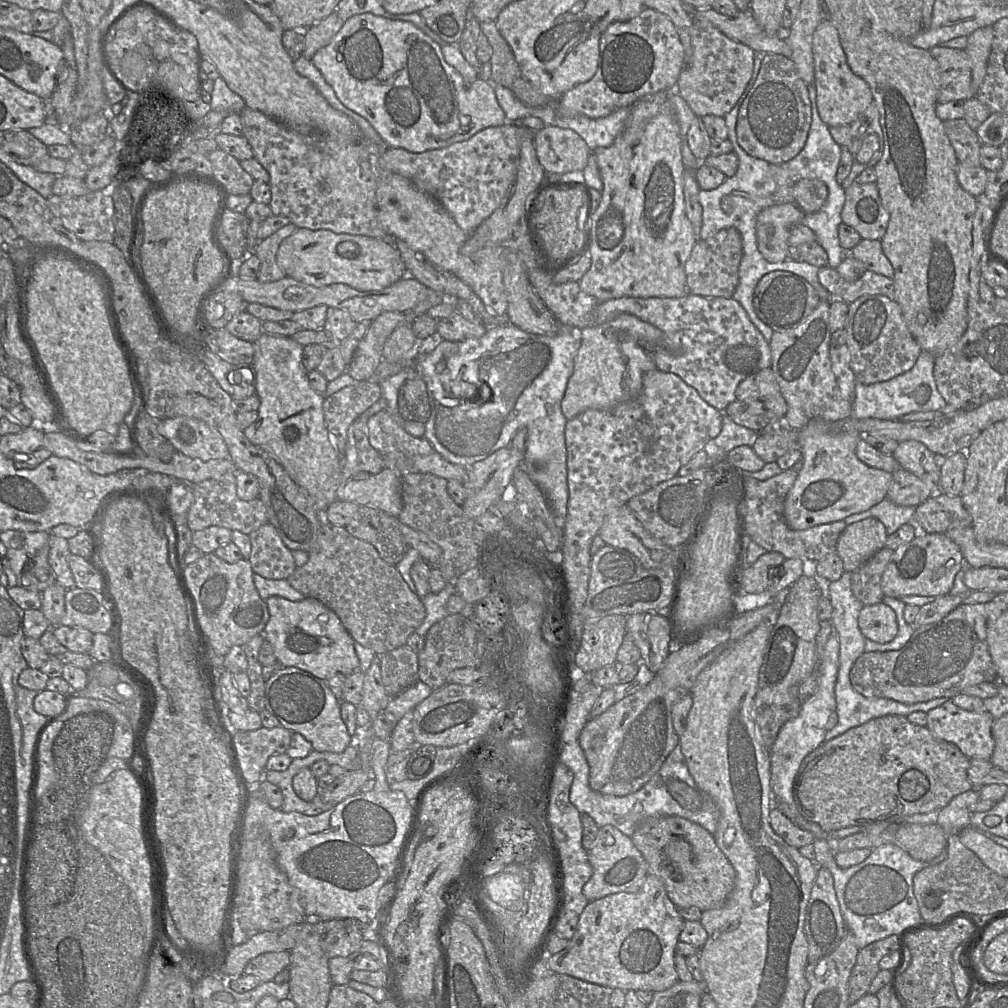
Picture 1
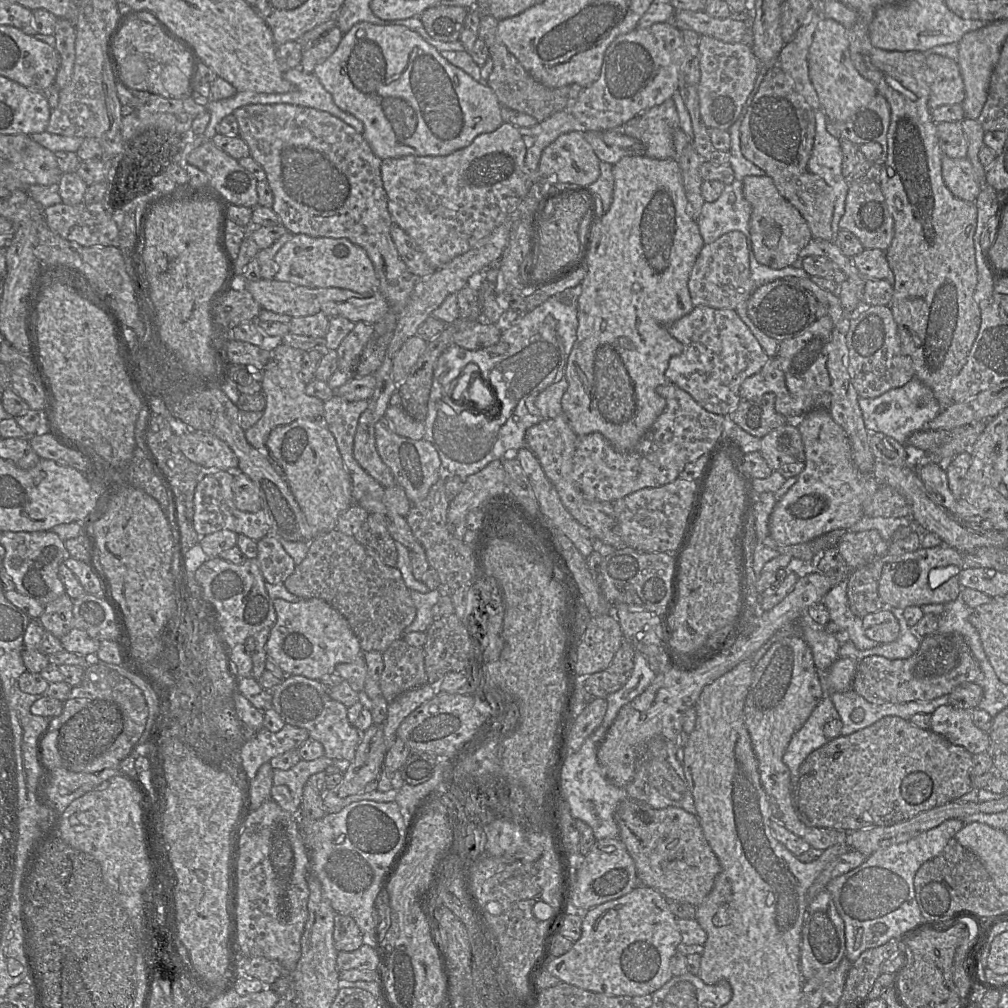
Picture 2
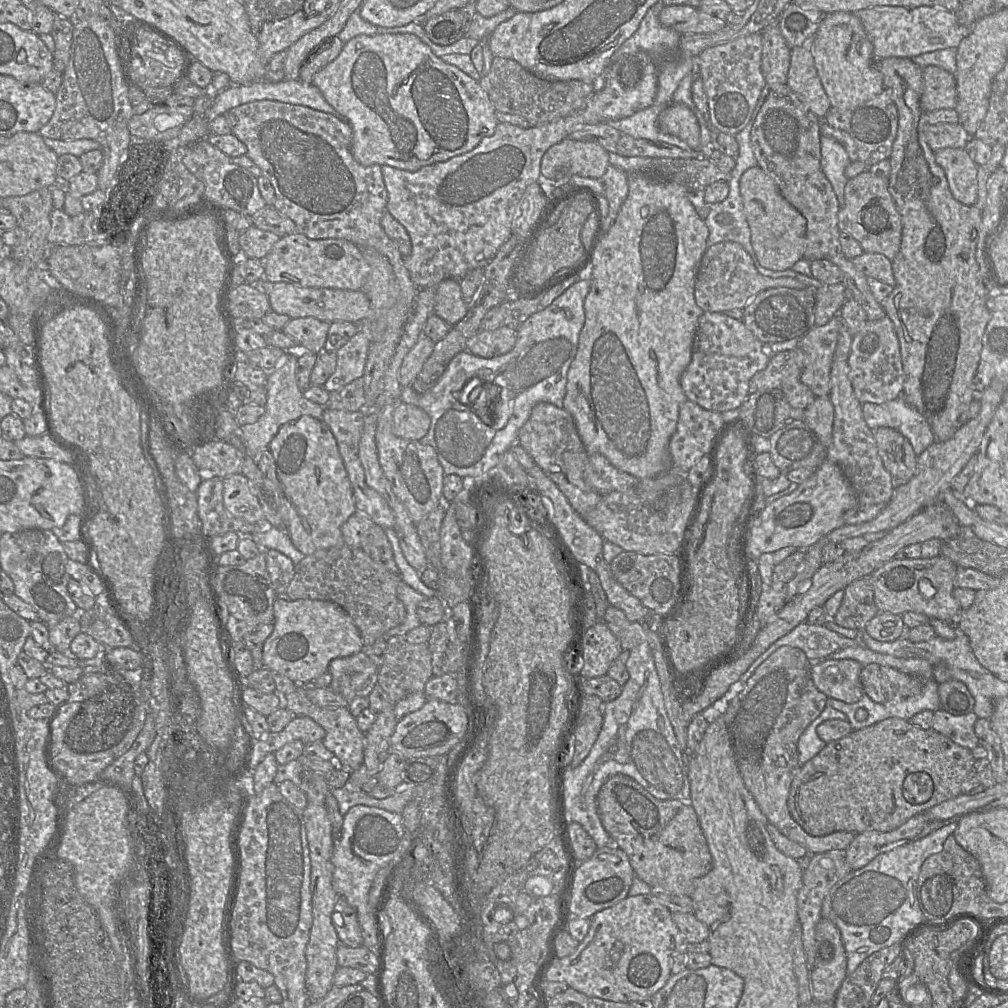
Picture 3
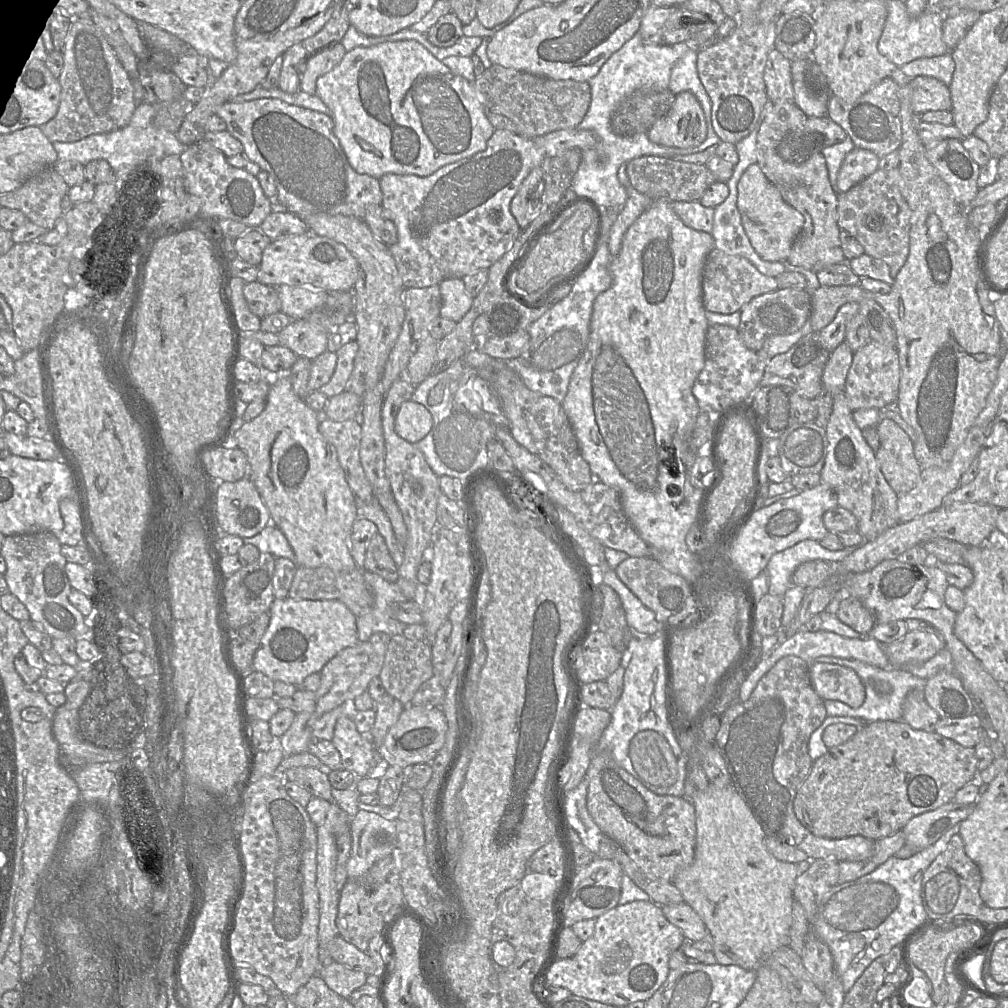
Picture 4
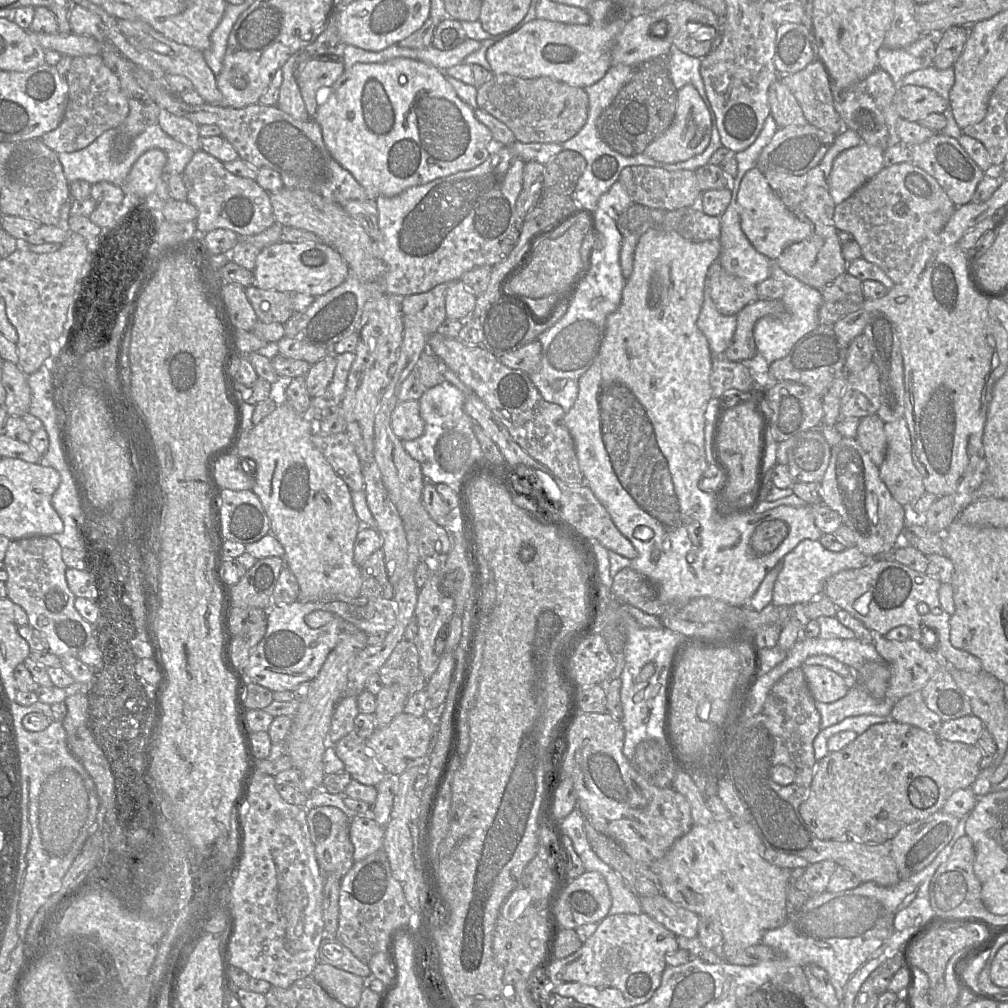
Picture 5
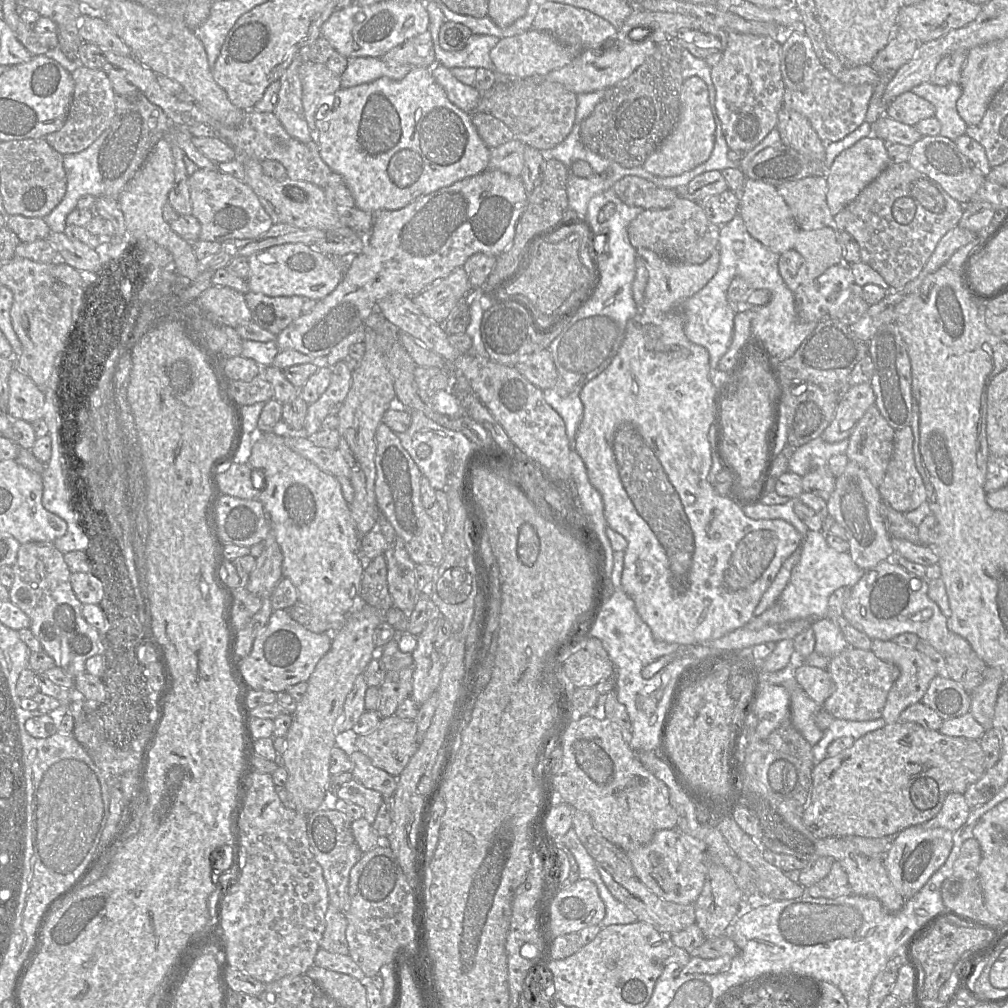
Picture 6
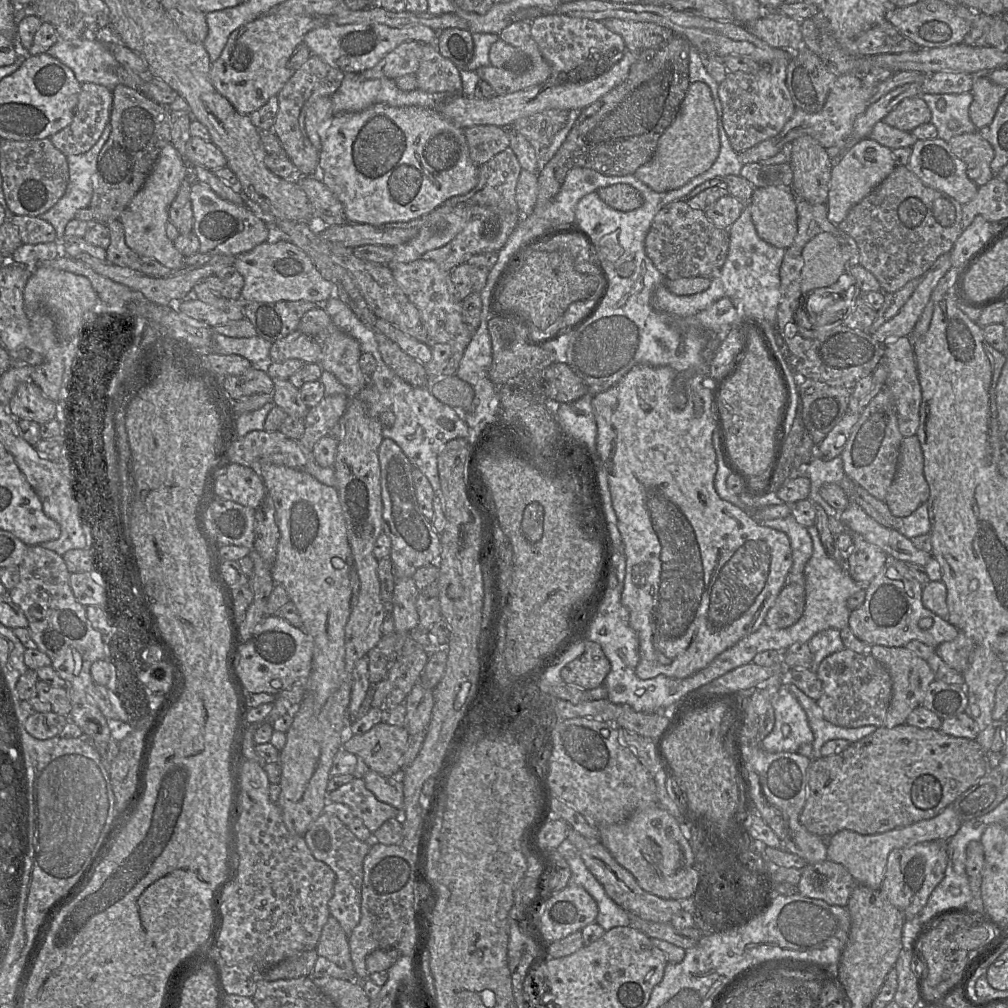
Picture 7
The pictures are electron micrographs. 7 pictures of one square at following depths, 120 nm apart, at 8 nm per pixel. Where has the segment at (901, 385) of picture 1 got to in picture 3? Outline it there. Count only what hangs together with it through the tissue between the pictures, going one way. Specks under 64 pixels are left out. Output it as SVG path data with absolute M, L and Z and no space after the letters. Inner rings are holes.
M901 396L881 404L866 402L861 406L863 418L871 430L889 427L898 431L909 441L916 456L935 442L927 420Z

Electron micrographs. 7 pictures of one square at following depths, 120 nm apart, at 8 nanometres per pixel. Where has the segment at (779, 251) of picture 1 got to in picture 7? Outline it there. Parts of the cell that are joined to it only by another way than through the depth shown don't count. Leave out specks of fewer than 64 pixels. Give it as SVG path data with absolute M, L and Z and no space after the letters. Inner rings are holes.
M791 186L754 187L750 213L763 241L783 249L792 245L797 234L797 211ZM822 232L815 237L813 237L803 248L802 251L803 257L803 268L801 271L801 293L804 296L805 294L819 288L830 287L834 285L838 279L844 274L846 267L850 268L851 266L847 262L847 255L845 254L845 245L840 245L838 240L828 232Z

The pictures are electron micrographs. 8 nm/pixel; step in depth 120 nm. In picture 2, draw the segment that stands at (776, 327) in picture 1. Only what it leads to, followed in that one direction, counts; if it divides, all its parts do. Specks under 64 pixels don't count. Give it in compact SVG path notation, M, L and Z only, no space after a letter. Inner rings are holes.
M779 278L757 287L747 302L750 320L766 335L777 341L803 333L815 320L818 301L807 289L786 278Z

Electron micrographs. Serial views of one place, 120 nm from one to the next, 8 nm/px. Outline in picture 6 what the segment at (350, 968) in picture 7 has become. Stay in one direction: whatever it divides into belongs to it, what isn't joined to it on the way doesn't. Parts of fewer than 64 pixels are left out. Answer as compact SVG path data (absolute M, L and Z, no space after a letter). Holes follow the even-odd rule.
M330 904L325 913L325 930L320 947L337 954L349 954L346 940L347 920L345 913Z

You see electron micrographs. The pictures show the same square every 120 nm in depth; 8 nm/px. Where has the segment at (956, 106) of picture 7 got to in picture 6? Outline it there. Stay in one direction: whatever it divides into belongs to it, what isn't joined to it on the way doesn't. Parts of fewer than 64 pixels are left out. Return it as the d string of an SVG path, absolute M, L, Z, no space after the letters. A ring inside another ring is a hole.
M926 82L913 87L911 91L934 105L934 117L941 123L941 136L955 141L965 134L968 125L960 117L956 108L957 100L962 94L959 84L939 86Z

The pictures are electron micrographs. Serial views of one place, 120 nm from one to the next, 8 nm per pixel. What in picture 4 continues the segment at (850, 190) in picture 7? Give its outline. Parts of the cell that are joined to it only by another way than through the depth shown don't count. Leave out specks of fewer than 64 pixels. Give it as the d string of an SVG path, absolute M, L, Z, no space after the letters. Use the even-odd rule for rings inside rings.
M855 147L844 158L837 176L838 193L848 191L878 169L879 157L872 151Z

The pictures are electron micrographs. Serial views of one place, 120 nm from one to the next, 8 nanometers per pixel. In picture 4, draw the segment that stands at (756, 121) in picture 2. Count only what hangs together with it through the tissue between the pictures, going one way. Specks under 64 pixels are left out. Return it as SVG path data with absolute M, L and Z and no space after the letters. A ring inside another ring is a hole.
M794 102L774 103L772 110L760 125L756 152L757 163L766 178L778 189L782 199L805 219L786 262L816 273L833 264L843 262L849 264L850 260L845 258L841 248L840 228L837 224L838 194L830 185L823 154L816 153L801 164L793 164L784 161L777 152L777 146L782 138L789 132L801 128L807 118Z

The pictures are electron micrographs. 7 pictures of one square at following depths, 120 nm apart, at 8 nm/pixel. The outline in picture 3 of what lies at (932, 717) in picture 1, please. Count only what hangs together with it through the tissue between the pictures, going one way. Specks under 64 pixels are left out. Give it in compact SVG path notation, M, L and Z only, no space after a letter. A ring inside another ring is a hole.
M938 709L934 711L932 729L957 745L973 750L980 745L974 731L977 719L973 711L964 715L952 715L943 709Z

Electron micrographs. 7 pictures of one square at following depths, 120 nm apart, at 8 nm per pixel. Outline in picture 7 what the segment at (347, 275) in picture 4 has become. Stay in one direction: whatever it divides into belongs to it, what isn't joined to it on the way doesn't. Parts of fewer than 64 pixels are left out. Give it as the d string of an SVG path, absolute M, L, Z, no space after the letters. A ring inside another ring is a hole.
M288 239L266 241L238 255L233 266L245 280L241 291L244 302L279 301L326 302L335 295L335 285L325 279L311 258Z

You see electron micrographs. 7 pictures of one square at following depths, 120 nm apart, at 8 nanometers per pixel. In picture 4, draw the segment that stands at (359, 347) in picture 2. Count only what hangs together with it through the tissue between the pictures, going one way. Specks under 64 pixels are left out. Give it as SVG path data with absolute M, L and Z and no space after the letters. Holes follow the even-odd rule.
M356 340L342 346L336 352L337 361L330 381L318 391L328 398L336 396L346 390L349 378L353 371L354 359L358 351Z

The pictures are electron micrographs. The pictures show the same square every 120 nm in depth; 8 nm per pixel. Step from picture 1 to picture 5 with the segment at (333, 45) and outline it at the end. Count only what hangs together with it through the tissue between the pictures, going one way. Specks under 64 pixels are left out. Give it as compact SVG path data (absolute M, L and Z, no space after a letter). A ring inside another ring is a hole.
M398 57L383 63L356 63L350 69L345 70L329 89L330 95L328 100L318 106L313 119L321 128L323 141L330 155L344 169L350 172L364 188L367 199L375 200L378 196L393 197L410 187L427 184L437 178L457 172L472 170L482 164L495 148L496 143L493 140L492 133L476 119L475 110L457 96L454 88L446 80L441 70L424 62Z

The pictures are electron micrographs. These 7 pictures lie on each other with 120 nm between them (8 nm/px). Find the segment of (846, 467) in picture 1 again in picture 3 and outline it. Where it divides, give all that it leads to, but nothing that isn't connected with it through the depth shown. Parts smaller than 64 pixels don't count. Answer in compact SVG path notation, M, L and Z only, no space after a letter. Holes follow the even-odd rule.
M829 395L815 397L814 402L804 410L803 421L825 447L832 442L833 420L834 408ZM826 459L811 477L793 492L766 506L761 515L752 521L744 543L745 554L757 569L757 560L764 553L788 546L805 551L831 531L845 525L844 513L857 504L856 494L840 467Z

